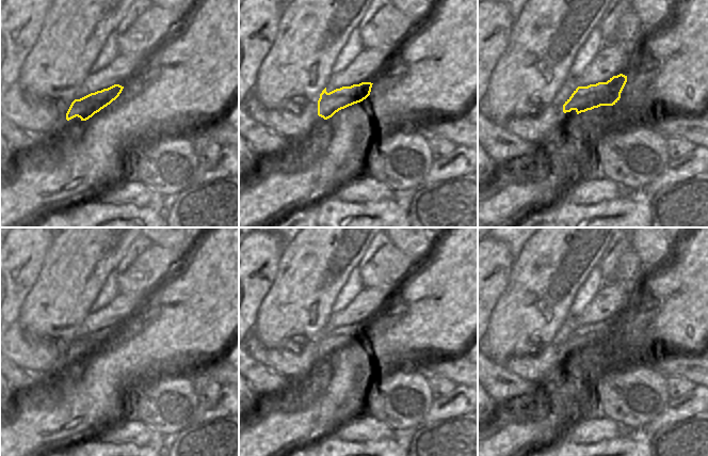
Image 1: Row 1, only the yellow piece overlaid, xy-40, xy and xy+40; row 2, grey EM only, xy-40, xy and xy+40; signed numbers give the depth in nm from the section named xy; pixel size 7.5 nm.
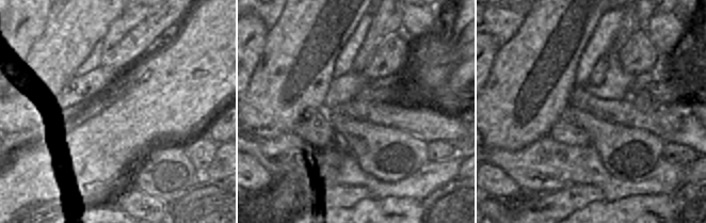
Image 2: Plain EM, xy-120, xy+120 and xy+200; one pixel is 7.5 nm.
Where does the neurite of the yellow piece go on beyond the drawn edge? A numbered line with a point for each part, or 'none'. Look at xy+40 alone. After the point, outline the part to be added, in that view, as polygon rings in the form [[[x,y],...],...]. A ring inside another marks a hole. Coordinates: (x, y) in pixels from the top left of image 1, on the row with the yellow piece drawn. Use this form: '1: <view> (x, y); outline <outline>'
1: xy+40 (673, 72); outline [[[681,0],[676,6],[674,21],[666,28],[647,36],[642,45],[640,68],[628,79],[621,103],[626,110],[638,112],[654,104],[679,112],[701,112],[708,101],[708,0]]]

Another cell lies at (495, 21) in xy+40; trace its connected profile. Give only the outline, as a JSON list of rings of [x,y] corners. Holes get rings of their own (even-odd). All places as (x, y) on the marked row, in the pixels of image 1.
[[[496,0],[478,3],[478,105],[486,94],[490,75],[508,47],[514,17]]]

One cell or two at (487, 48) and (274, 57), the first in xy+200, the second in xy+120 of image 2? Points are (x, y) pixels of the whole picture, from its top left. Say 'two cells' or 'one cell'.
two cells

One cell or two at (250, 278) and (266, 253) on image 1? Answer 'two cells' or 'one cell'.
one cell

